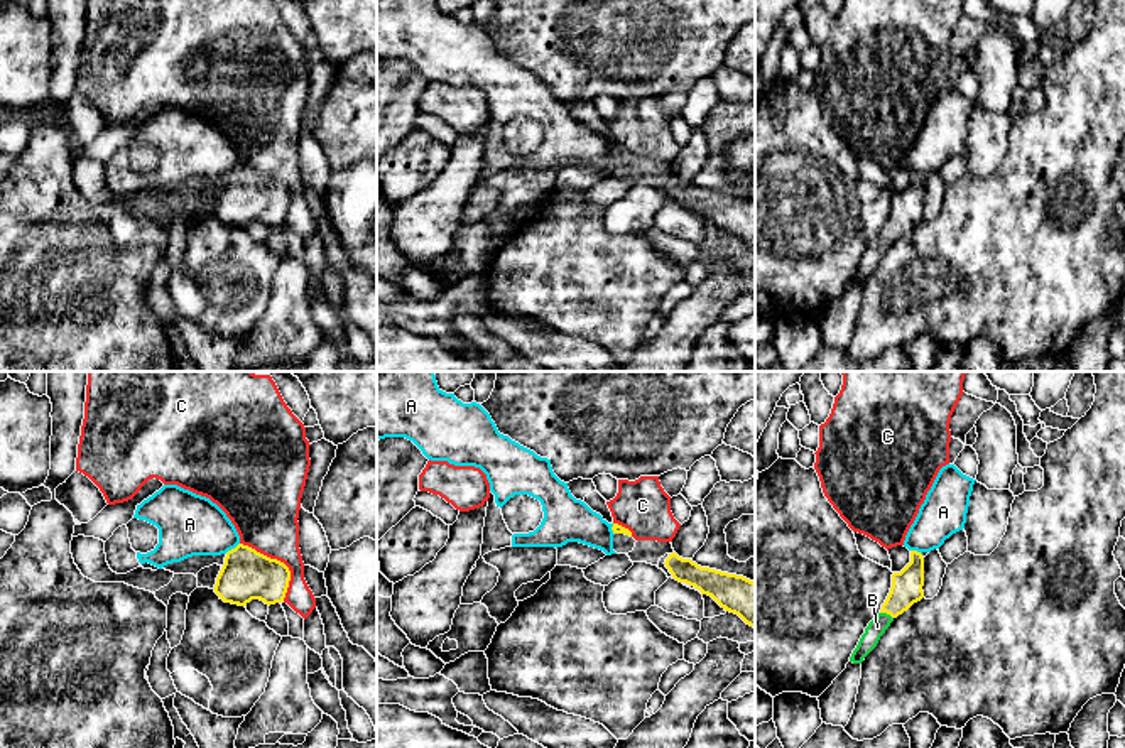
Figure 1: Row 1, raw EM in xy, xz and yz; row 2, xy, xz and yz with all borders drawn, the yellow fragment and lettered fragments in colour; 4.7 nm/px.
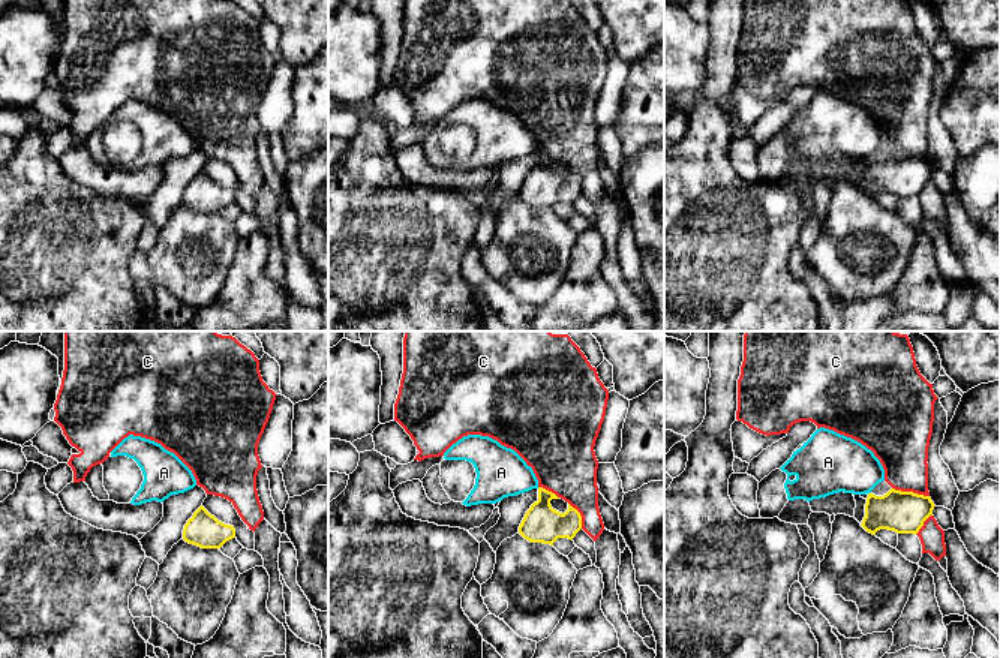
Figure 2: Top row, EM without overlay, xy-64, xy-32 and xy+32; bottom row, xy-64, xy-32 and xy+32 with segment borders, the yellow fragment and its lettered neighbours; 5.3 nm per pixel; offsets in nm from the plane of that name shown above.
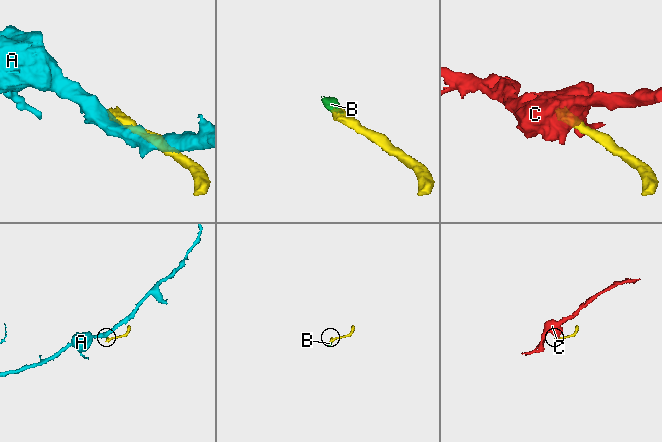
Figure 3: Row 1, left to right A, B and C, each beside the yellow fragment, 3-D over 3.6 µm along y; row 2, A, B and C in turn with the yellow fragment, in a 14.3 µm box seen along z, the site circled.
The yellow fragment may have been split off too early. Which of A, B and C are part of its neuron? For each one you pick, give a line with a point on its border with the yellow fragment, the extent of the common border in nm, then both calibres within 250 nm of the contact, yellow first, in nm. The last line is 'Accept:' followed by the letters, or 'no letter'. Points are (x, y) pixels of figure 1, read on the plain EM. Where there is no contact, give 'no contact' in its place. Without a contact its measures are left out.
B: contact yz (887, 235); length 70 nm; calibres 150 and 90 nm
Accept: B

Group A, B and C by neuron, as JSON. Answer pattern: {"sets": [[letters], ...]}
{"sets": [["A"], ["B"], ["C"]]}

